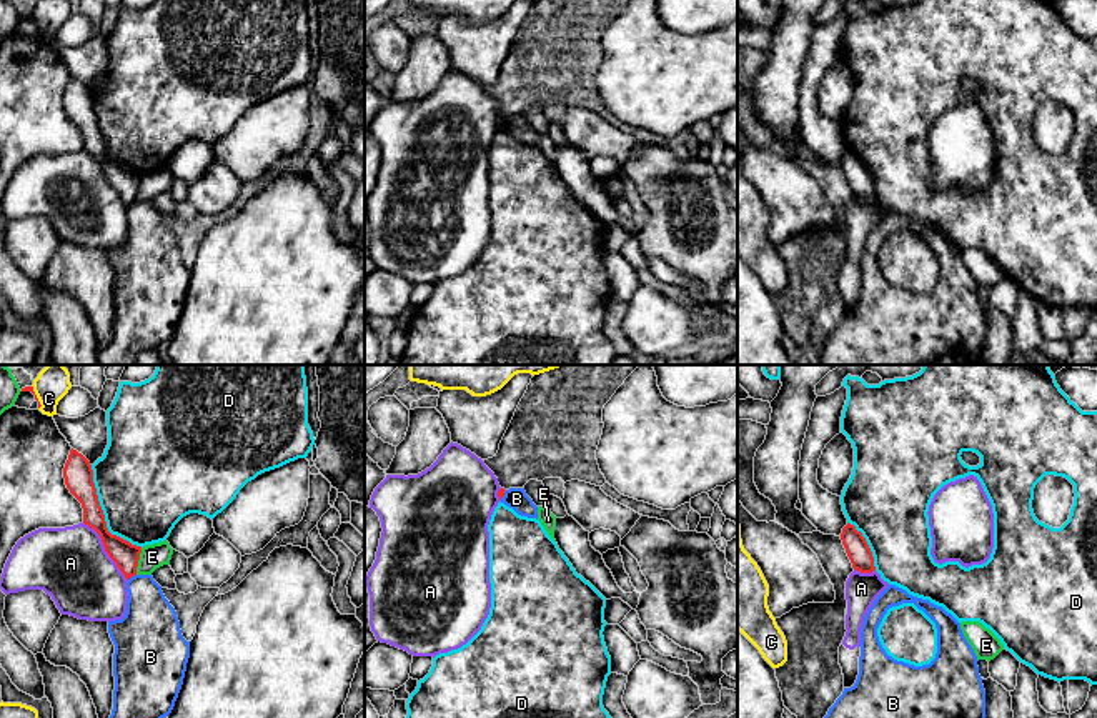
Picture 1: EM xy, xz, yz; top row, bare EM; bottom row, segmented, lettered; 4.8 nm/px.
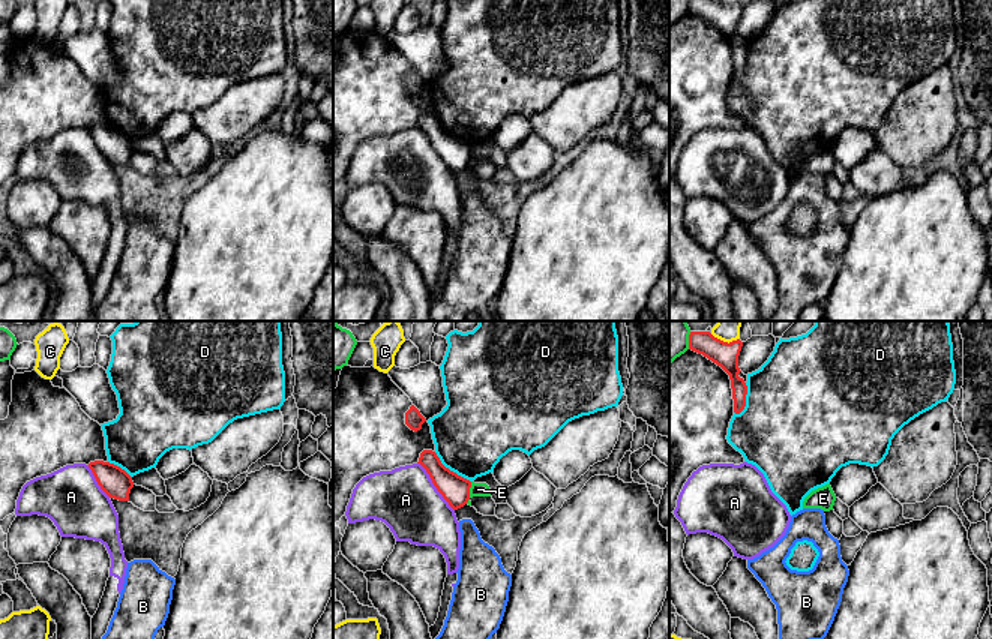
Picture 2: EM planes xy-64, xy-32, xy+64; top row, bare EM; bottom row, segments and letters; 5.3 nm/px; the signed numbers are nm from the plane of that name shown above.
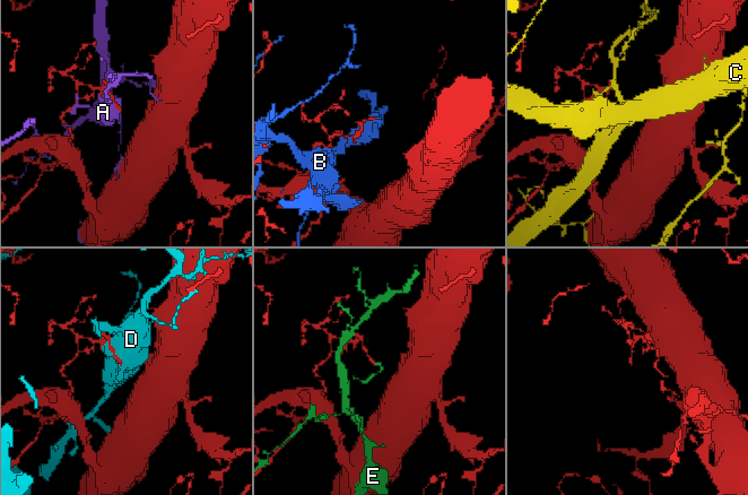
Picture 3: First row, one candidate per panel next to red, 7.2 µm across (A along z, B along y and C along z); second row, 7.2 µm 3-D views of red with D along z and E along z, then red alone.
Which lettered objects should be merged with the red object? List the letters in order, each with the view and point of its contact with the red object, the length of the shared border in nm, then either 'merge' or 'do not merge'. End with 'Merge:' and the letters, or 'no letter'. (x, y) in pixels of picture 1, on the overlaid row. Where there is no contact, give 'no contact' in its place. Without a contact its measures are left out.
A: contact xy (105, 550); length 360 nm; do not merge
B: contact xy (132, 575); length 50 nm; do not merge
C: contact xy (35, 397); length 120 nm; do not merge
D: contact xy (104, 515); length 480 nm; do not merge
E: contact xy (137, 562); length 130 nm; do not merge
Merge: no letter

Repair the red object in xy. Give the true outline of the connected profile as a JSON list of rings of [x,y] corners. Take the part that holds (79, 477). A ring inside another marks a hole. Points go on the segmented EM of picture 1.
[[[73,448],[70,450],[63,468],[63,478],[70,493],[82,503],[83,523],[100,535],[105,551],[117,563],[125,578],[130,580],[135,576],[141,546],[132,545],[130,541],[108,531],[93,483],[92,465]]]

